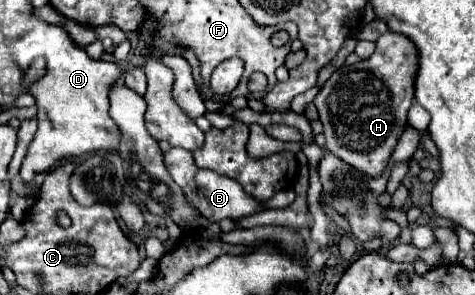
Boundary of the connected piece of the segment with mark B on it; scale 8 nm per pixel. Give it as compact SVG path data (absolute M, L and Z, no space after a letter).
M171 147L169 151L163 153L163 159L165 159L165 167L169 167L169 175L173 175L173 181L185 191L185 197L189 199L189 203L193 203L193 207L197 207L197 211L201 211L201 215L207 217L209 221L241 219L251 213L263 211L263 205L257 199L253 199L251 195L247 195L235 179L219 175L215 171L197 169L189 151Z

